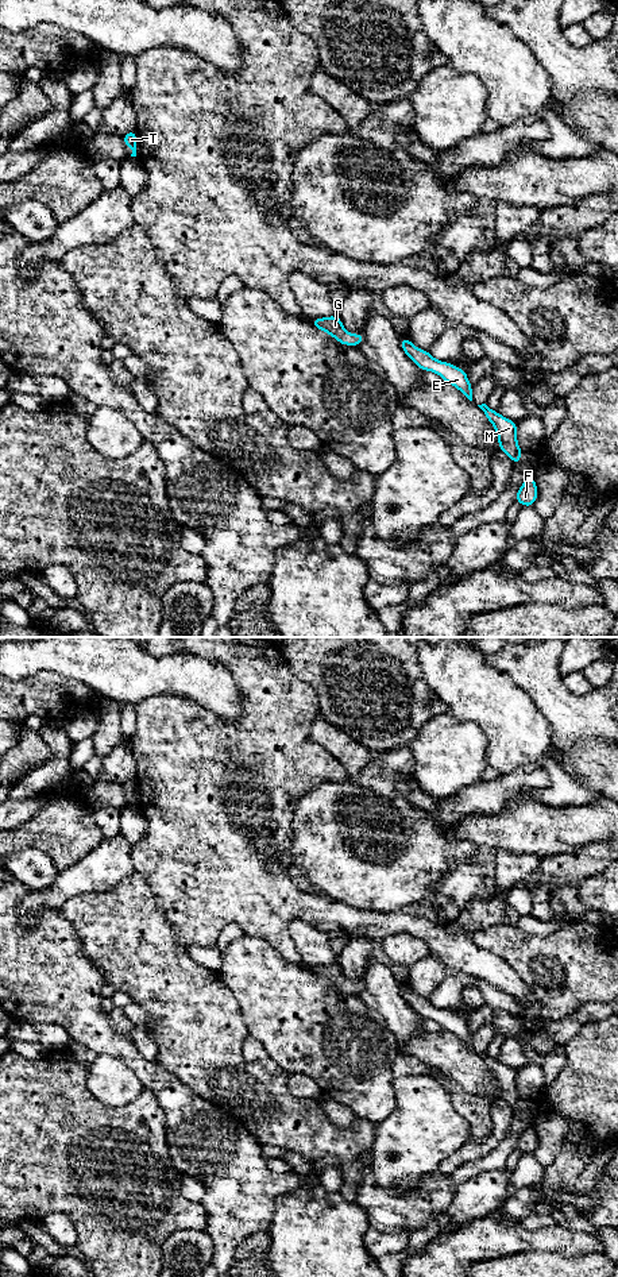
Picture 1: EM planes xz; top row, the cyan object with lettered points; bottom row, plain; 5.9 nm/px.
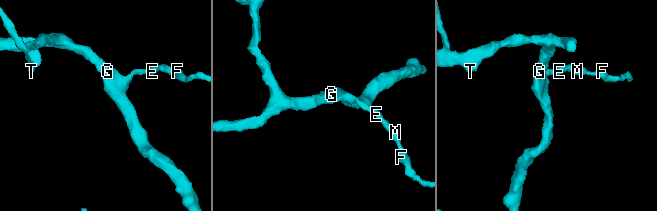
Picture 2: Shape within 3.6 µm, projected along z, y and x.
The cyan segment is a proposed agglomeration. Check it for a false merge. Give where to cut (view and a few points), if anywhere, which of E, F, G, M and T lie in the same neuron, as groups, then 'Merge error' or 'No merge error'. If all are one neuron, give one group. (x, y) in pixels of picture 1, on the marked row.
No split. Groups: E F G M T. No merge error

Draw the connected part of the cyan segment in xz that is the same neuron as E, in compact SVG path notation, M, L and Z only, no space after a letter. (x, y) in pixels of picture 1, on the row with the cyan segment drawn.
M401 337L403 352L422 370L439 374L447 383L459 389L470 401L472 401L472 386L468 382L467 373L448 362L434 359L428 351L417 348L408 337Z

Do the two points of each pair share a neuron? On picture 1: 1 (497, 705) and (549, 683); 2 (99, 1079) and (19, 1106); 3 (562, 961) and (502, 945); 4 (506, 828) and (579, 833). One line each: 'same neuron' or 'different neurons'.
1: different neurons
2: different neurons
3: same neuron
4: same neuron

